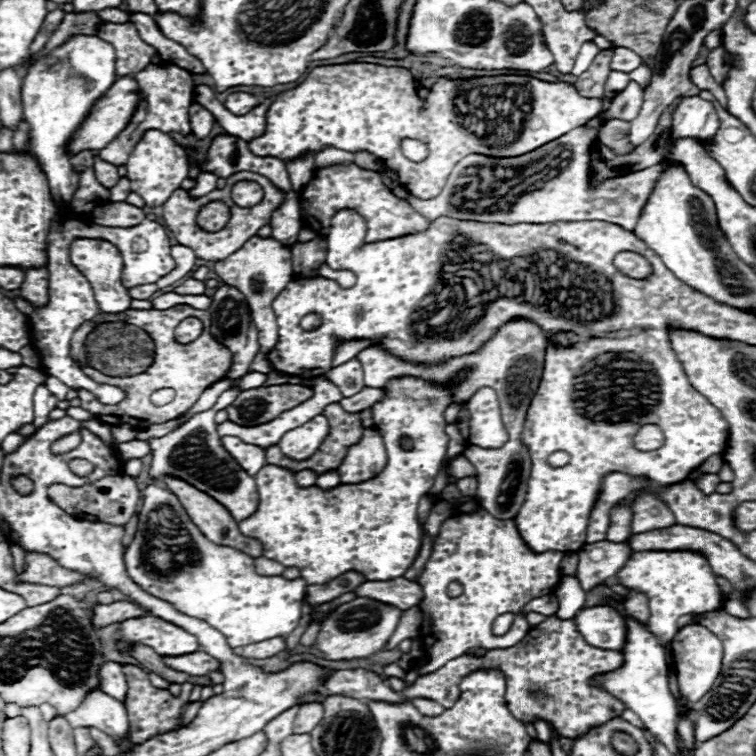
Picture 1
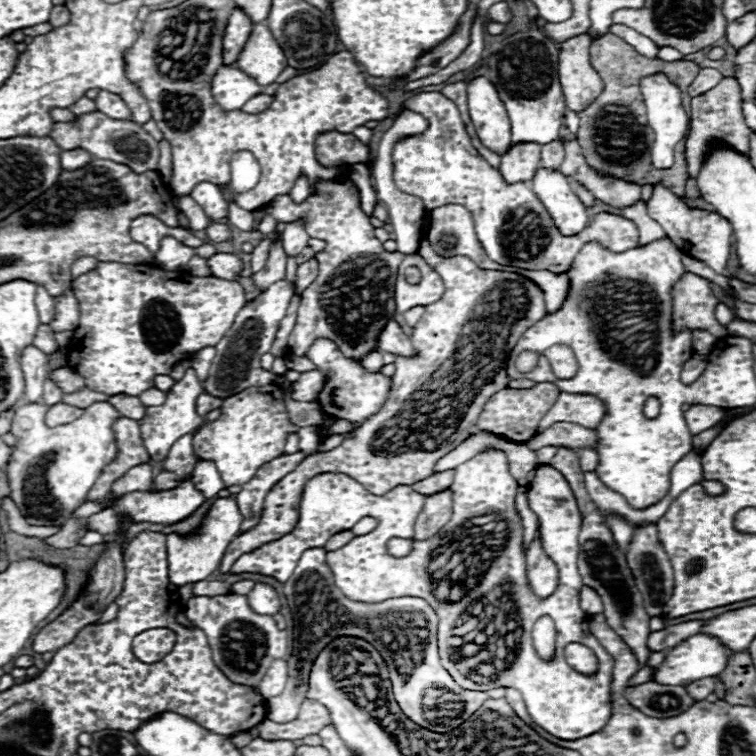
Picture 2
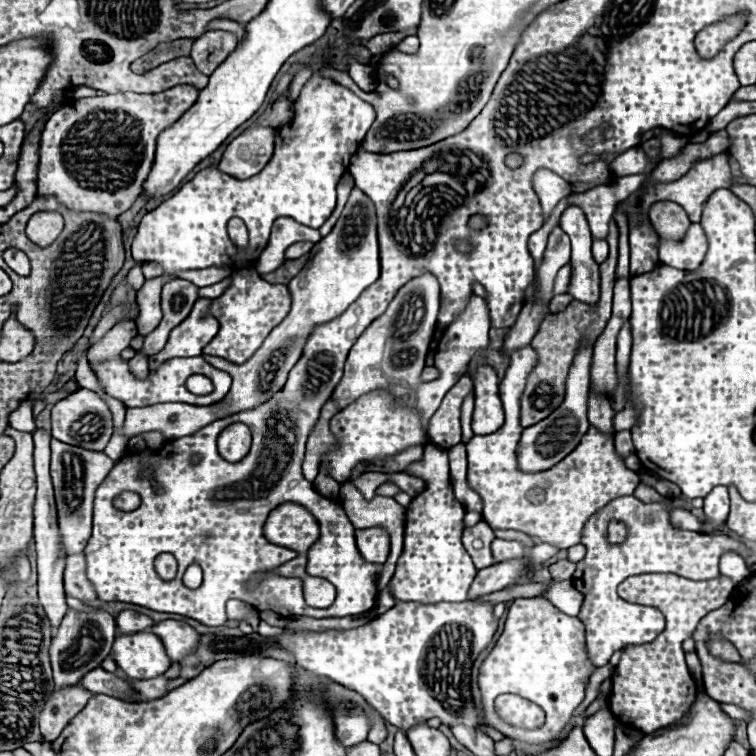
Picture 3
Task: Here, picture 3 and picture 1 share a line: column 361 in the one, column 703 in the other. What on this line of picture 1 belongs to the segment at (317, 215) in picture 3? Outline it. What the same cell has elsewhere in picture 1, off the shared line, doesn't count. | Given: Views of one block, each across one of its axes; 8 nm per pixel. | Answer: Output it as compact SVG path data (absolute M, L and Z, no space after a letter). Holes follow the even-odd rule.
M686 96L672 112L670 138L692 138L704 144L716 136L718 128L720 120L714 110L714 104L700 96Z

